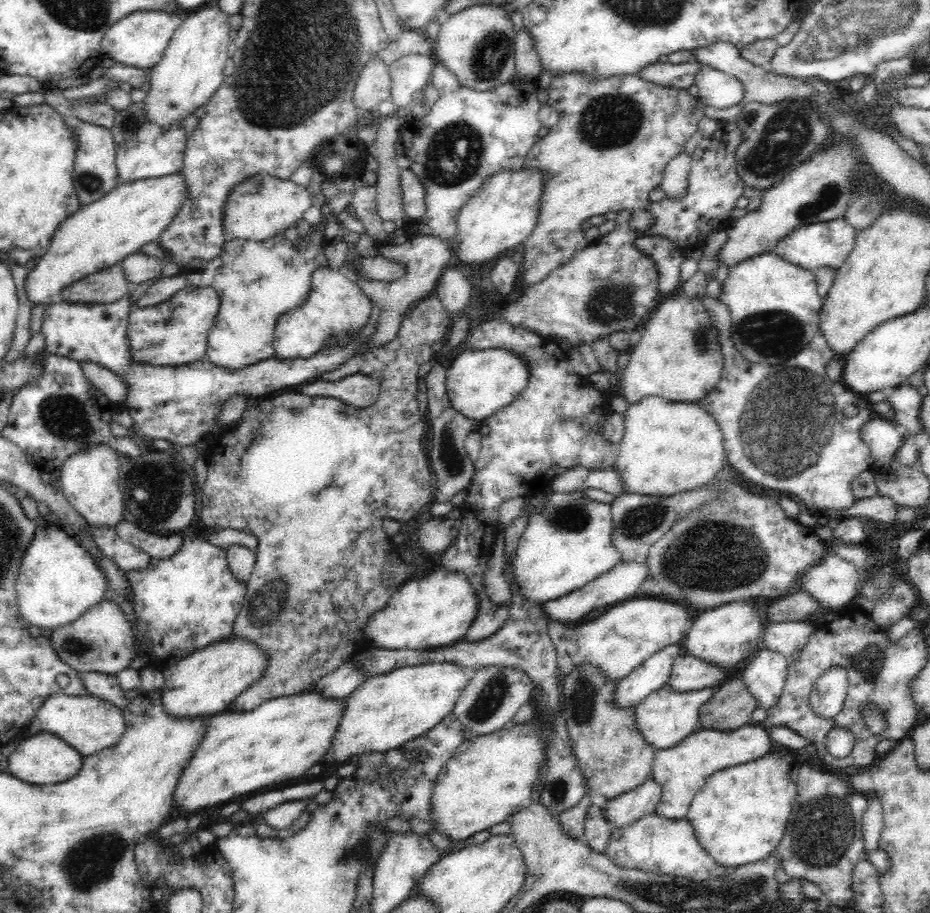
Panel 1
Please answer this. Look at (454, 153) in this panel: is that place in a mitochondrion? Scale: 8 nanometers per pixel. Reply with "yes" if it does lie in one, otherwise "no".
yes

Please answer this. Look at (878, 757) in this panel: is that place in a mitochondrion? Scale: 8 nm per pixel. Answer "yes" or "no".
no

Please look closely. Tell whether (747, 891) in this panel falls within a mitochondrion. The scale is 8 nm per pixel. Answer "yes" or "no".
yes

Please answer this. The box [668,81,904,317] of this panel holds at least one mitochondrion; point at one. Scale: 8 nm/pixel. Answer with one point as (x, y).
(783, 136)

